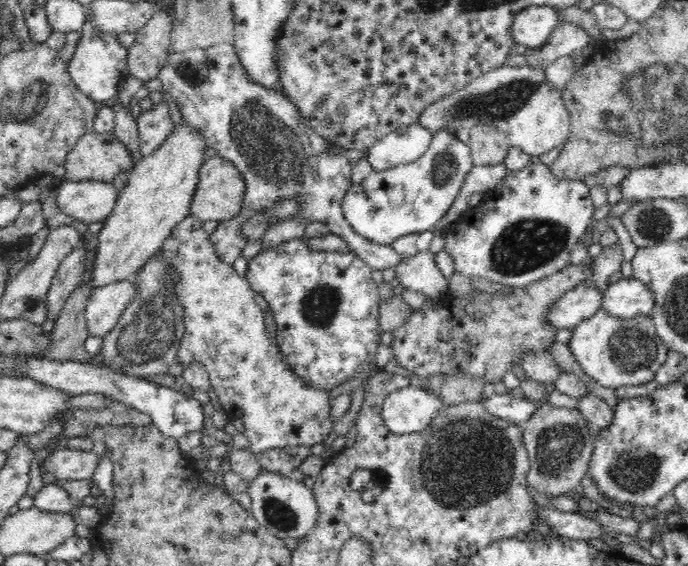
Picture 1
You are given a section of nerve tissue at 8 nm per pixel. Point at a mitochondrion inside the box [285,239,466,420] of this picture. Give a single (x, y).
(318, 308)

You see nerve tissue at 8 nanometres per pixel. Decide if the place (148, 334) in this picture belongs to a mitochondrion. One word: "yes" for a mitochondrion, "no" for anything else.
yes

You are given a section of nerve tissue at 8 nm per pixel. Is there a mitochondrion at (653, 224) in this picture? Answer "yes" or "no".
yes

